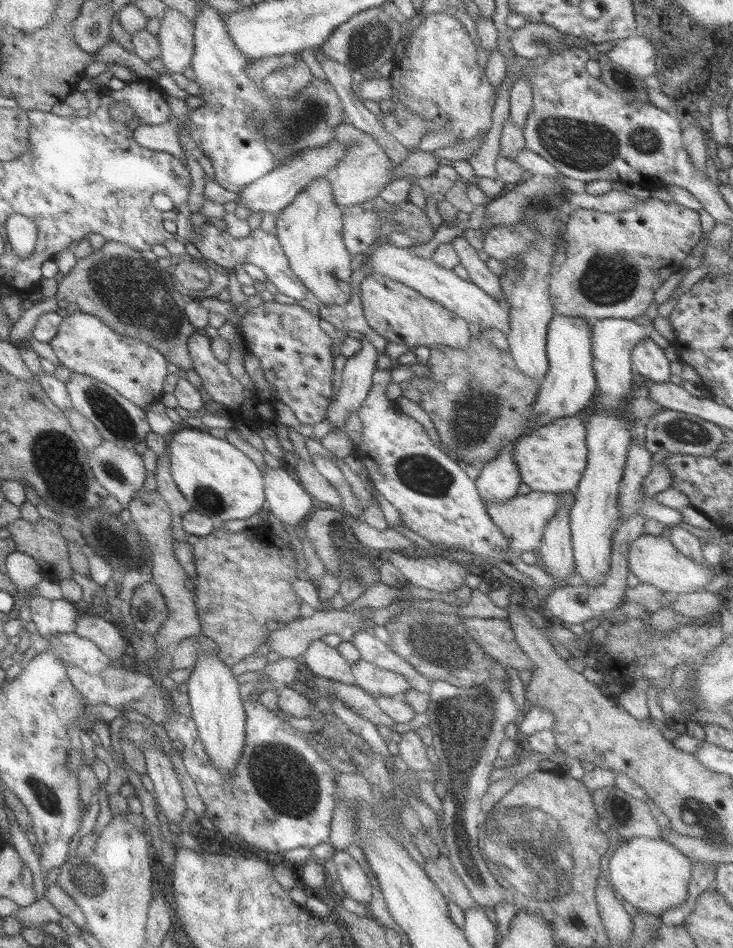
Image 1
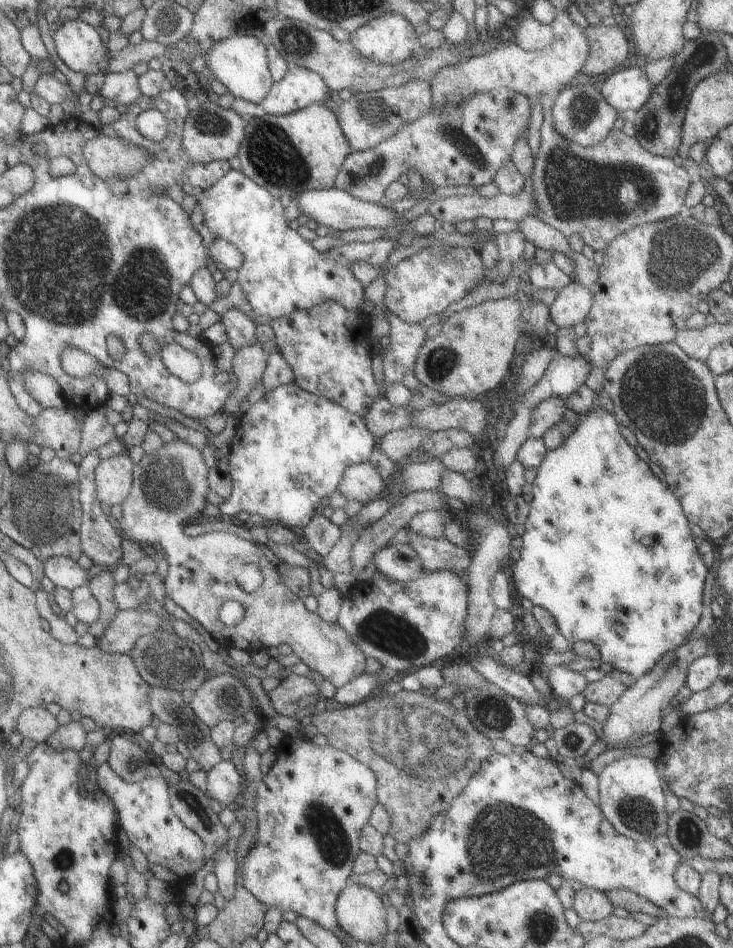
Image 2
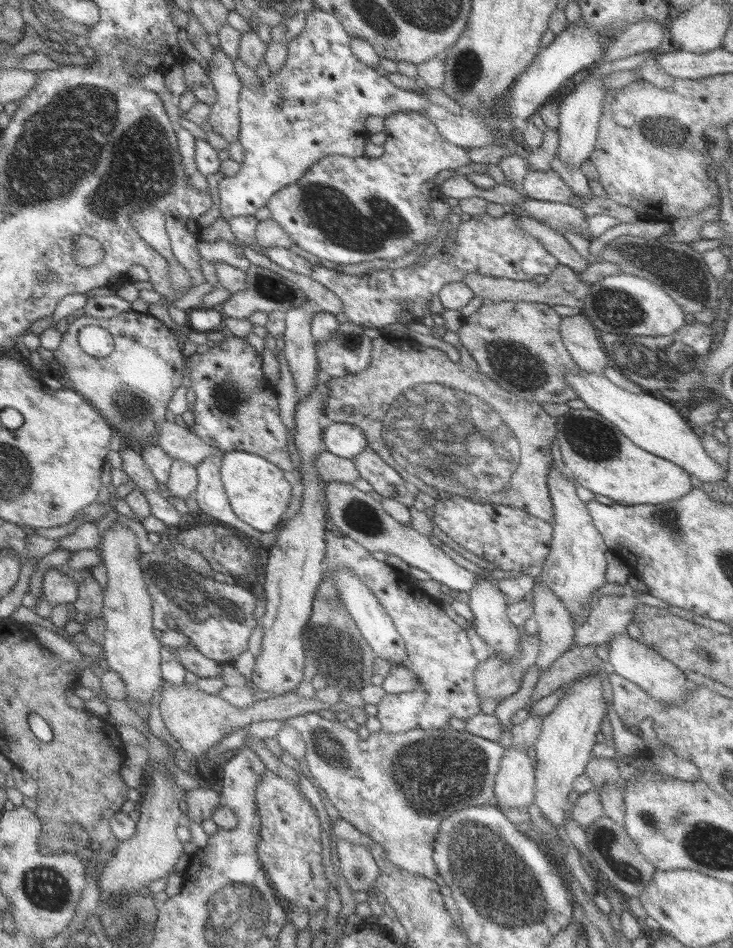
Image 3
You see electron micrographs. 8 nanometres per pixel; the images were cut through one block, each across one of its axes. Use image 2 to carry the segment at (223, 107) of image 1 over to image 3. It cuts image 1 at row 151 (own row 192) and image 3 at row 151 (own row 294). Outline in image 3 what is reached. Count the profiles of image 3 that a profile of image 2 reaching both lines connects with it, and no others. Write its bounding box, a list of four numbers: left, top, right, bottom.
[217,8,429,222]

